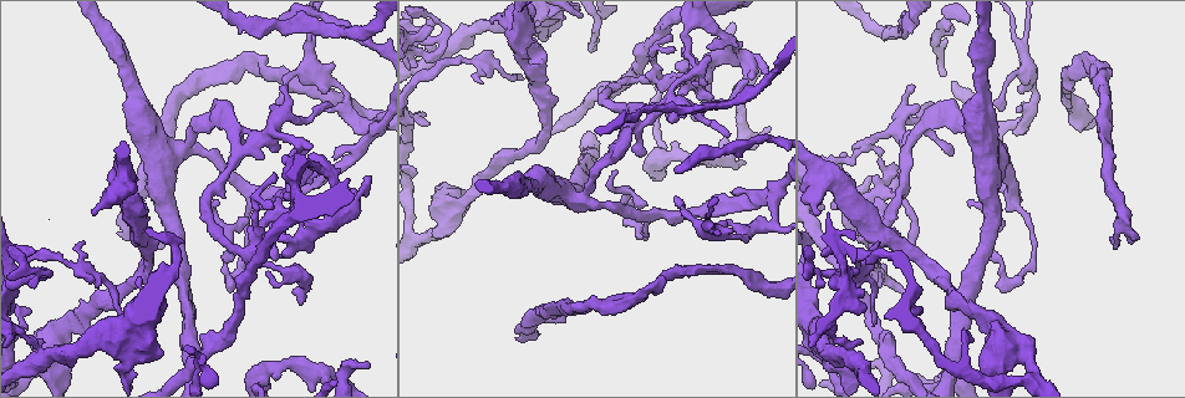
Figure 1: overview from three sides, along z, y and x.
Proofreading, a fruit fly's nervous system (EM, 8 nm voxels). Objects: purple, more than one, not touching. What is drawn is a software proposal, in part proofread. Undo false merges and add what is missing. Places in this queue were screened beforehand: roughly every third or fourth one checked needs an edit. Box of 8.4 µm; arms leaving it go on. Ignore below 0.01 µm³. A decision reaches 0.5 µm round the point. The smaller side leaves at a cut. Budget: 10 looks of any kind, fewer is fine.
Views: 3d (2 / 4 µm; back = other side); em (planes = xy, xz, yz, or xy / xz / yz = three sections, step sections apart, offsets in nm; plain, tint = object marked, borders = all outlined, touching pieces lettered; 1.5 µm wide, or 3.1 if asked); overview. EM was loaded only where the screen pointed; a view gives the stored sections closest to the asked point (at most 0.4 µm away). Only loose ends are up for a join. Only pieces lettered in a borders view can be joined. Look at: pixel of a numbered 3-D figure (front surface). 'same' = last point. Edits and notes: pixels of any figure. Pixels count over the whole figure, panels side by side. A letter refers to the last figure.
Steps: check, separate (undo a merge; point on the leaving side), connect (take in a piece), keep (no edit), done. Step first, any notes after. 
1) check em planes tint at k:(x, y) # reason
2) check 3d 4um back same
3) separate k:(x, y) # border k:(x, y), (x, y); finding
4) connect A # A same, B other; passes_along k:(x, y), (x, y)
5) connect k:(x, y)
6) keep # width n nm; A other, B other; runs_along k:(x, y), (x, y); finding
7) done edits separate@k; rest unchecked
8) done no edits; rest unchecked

check em xz step 8 borders at 1:(695, 21) # narrows sharply

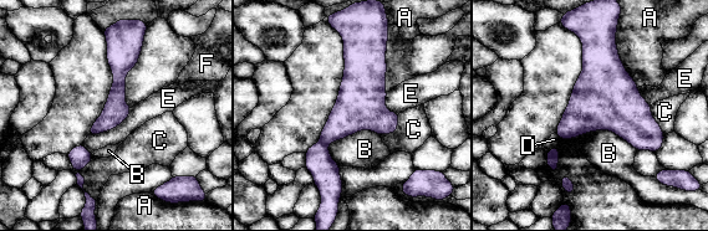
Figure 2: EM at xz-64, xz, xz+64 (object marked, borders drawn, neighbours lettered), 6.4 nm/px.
check em planes borders same # cut it another way

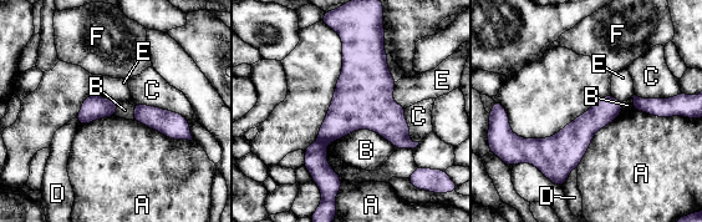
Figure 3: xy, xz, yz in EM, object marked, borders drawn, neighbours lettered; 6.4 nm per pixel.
separate 3:(346, 114) # A other, B other, C other, D other, E other, F other; border 3:(319, 139), (325, 145); a second neuron is stuck on

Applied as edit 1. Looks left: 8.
check overview # redraw

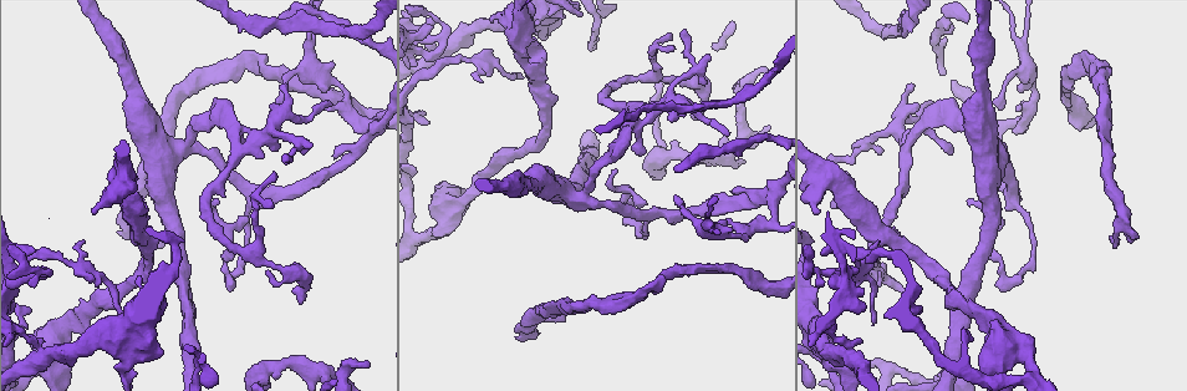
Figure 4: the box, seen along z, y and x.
check 3d 2um back at 4:(369, 367) # free end

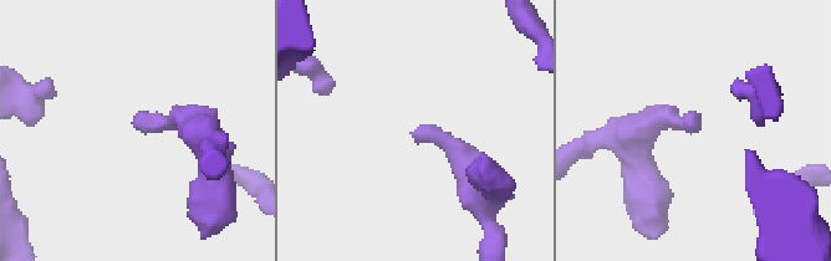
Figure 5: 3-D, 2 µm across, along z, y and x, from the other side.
check em yz step 8 borders at 5:(142, 125) # need the tissue

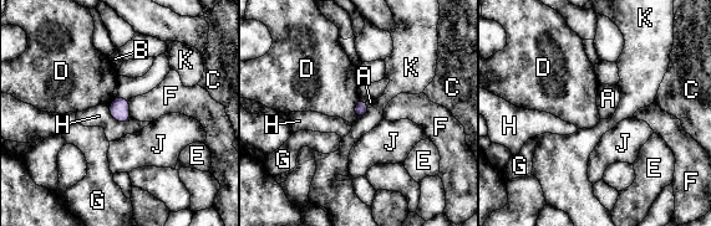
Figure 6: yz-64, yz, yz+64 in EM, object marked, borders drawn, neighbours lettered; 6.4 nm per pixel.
check em planes borders same

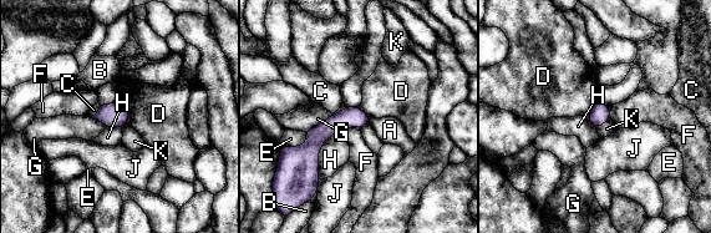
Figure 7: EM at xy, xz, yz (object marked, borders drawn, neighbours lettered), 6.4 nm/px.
keep # A other, B other, C other, D other, E other, F other, G other, H other, J other, K other; runs_along 7:(365, 118), (334, 123), (295, 156); no lettered piece goes on from it

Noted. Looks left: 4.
check 3d 4um back at 4:(657, 286) # a narrow waist

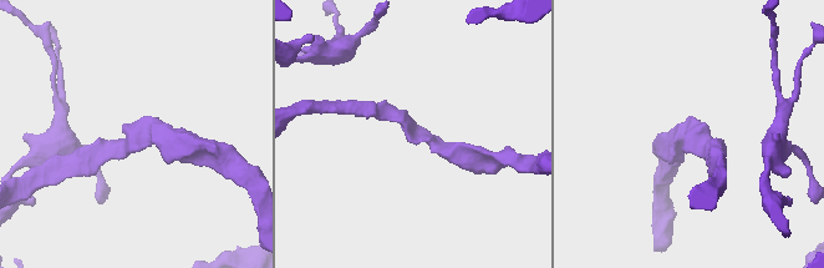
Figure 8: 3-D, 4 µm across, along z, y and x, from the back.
check em planes tint at 8:(694, 133)

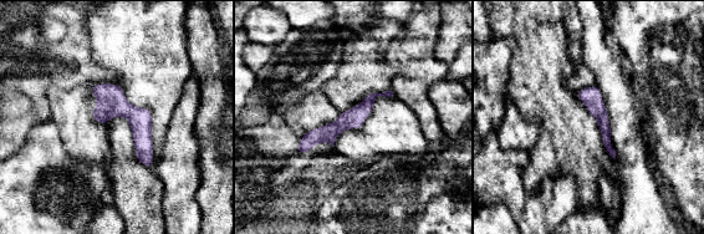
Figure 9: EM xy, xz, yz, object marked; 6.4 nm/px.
check em planes borders same # see the neighbours

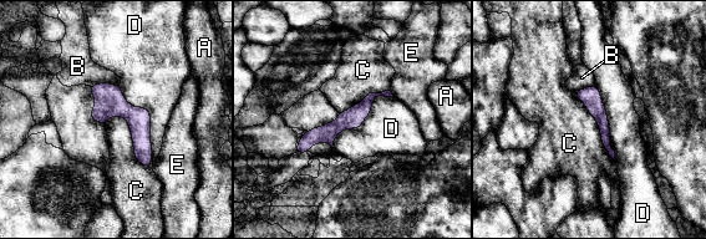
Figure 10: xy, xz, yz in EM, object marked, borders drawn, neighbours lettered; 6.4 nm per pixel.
keep # longest_contact D 500 nm; A other, B other, C other, D other, E other; border 10:(392, 95), (377, 96), (331, 147); continuous, no second neuron

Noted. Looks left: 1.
check em planes borders at 4:(119, 230)

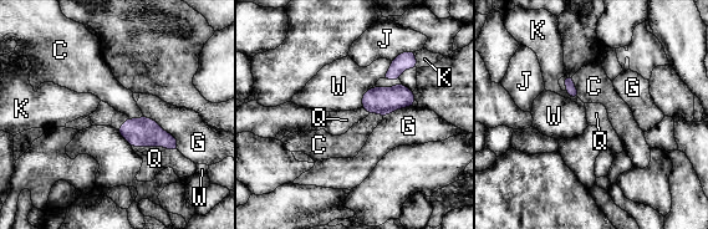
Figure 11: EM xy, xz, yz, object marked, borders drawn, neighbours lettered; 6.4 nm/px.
connect Q # C other, G other, J other, K other, Q same, W other; passes_along 11:(142, 132), (154, 146), (154, 158); the neuron continues

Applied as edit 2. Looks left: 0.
done edits separate@3, connect@11; rest unchecked

